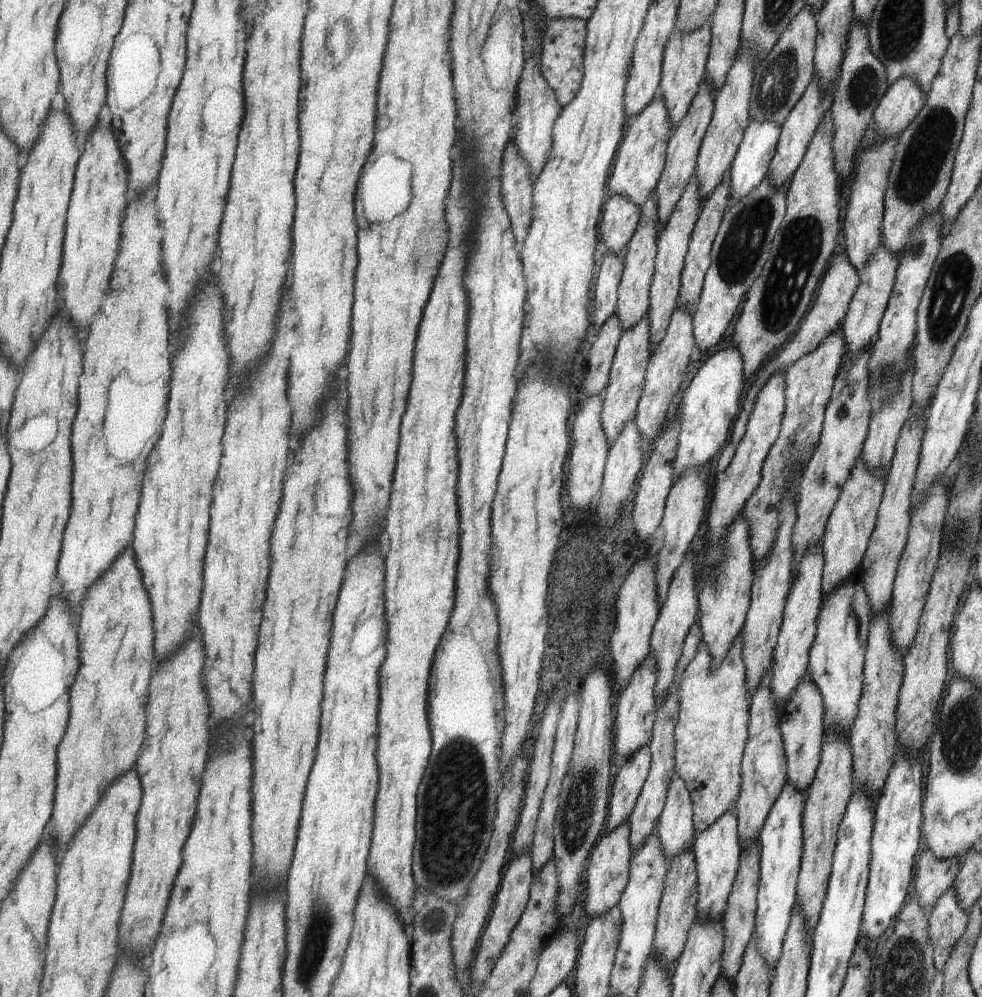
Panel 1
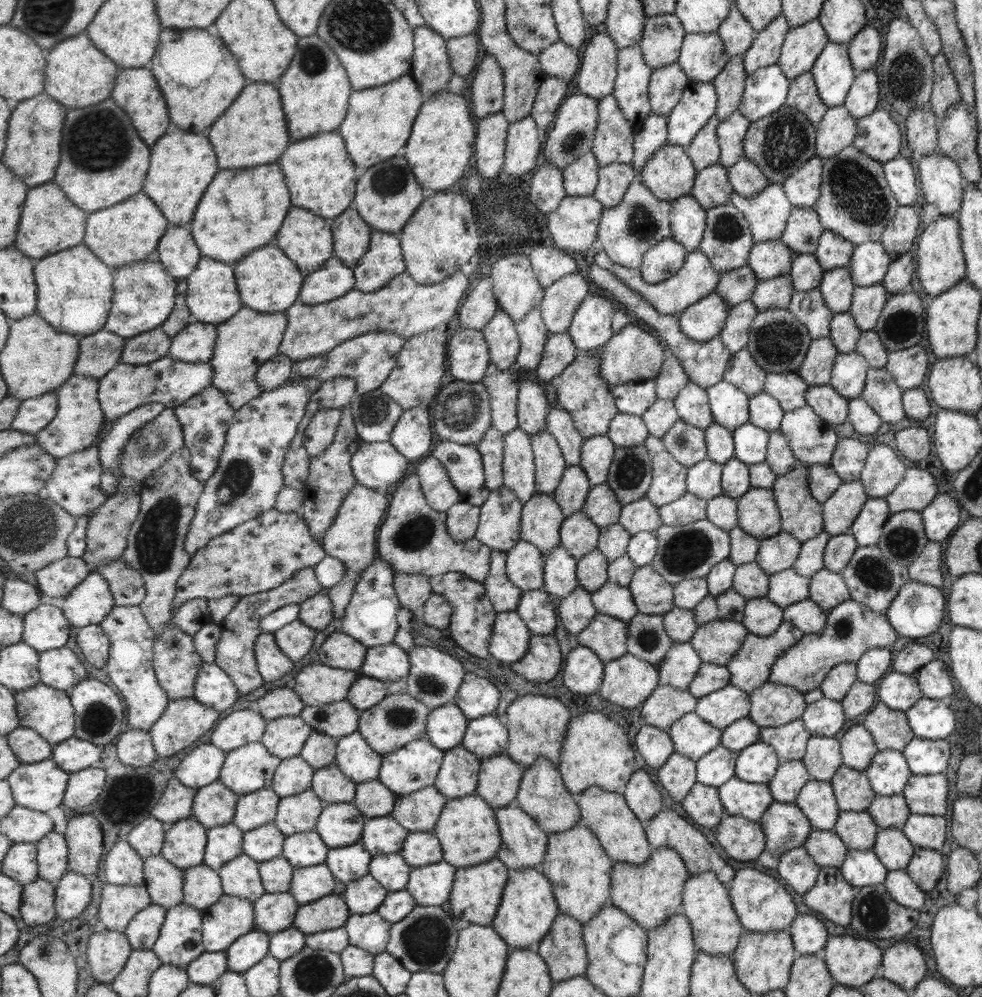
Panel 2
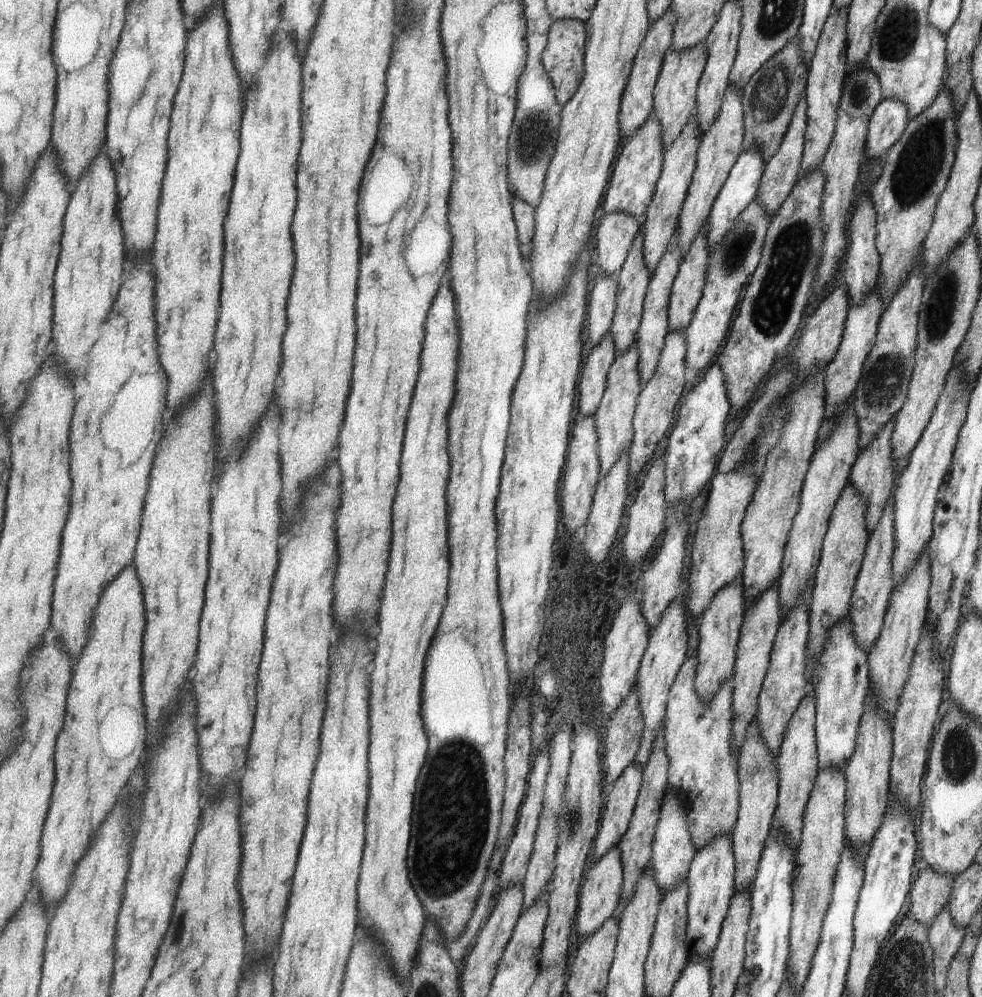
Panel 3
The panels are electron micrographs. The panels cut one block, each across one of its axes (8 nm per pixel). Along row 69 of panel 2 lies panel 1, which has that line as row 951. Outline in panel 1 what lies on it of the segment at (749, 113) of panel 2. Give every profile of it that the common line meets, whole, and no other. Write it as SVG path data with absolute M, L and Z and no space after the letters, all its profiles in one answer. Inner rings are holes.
M786 781L756 837L760 846L760 858L753 935L756 936L756 950L771 968L780 956L790 913L797 900L796 885L803 847L801 822L804 793Z

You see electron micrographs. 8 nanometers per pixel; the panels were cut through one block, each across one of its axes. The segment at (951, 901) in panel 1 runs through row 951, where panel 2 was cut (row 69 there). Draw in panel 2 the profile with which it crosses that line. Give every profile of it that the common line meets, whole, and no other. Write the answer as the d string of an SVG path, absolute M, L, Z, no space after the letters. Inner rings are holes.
M937 53L932 57L932 86L928 107L938 120L945 116L949 106L960 102L957 88L945 55Z

